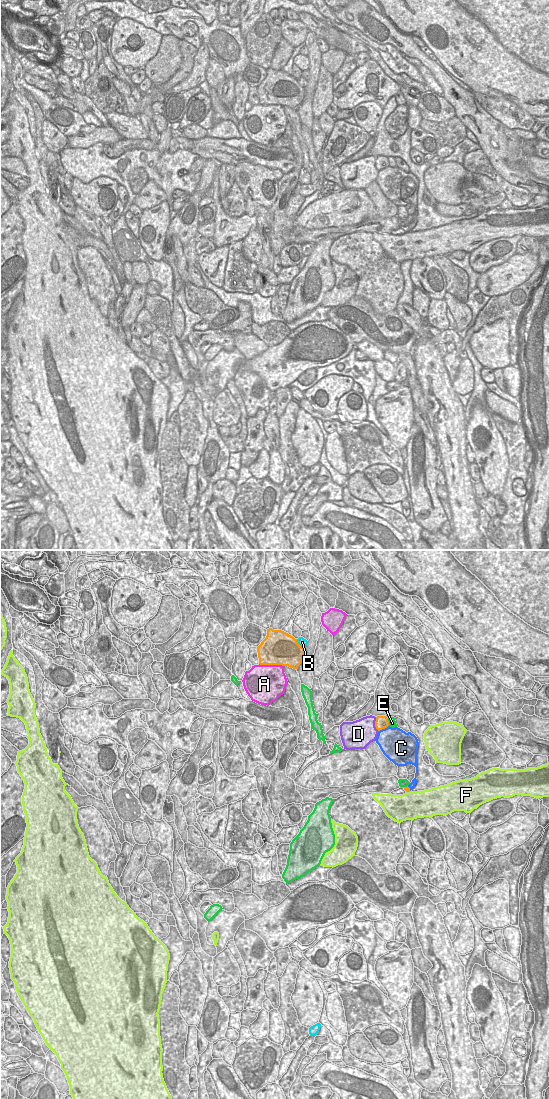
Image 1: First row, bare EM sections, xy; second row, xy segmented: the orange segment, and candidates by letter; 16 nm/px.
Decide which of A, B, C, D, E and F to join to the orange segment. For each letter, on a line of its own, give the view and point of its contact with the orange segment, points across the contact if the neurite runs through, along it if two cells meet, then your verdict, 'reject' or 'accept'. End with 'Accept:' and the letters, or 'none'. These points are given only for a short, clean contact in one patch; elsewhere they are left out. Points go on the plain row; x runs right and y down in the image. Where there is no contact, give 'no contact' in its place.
A: meets orange in xy at (271, 104); reject
B: meets orange in xy at (298, 84); reject
C: meets orange in xy at (383, 168); accept
D: meets orange in xy at (375, 164); reject
E: meets orange in xy at (388, 162); reject
F: meets orange in xy at (408, 231); border along xy (410, 231), (407, 232); reject
Accept: C

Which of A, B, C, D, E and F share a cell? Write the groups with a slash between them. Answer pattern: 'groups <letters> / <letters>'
groups A / B / C / D / E / F

